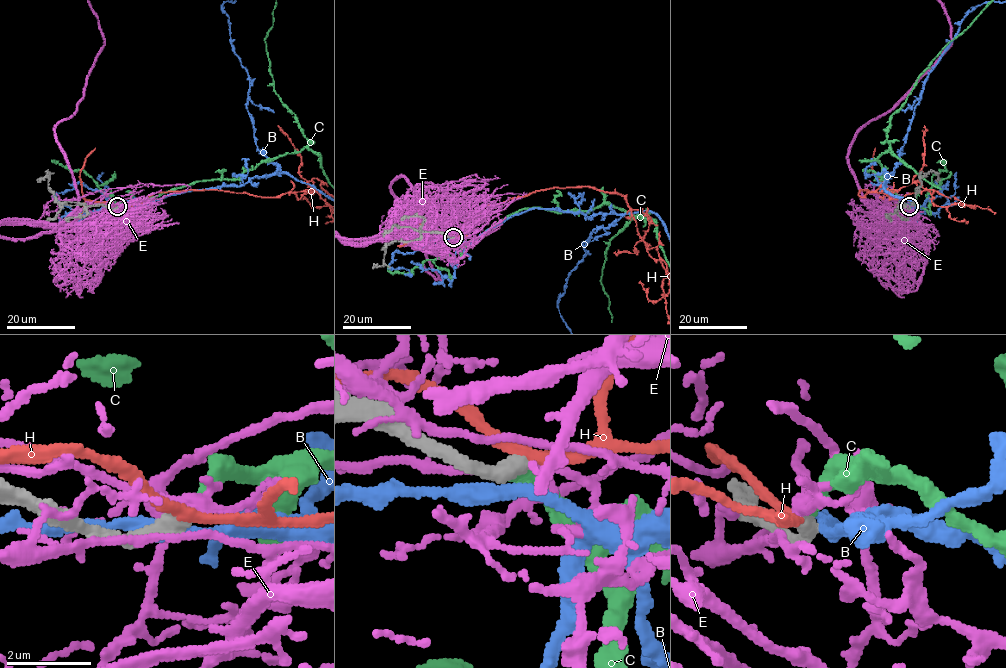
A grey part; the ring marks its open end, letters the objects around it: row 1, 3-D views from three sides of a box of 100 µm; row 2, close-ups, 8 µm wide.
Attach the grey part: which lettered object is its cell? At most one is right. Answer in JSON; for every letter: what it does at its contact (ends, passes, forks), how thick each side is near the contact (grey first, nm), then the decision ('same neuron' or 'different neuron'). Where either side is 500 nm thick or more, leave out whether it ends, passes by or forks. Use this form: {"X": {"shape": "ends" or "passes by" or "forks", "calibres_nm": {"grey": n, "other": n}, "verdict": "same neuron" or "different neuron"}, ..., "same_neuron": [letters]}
{"B": {"calibres_nm": {"grey": 500, "other": 340}, "verdict": "different neuron"}, "C": {"shape": "ends", "calibres_nm": {"grey": 440, "other": 320}, "verdict": "same neuron"}, "E": {"shape": "forks", "calibres_nm": {"grey": 440, "other": 240}, "verdict": "different neuron"}, "H": {"shape": "passes by", "calibres_nm": {"grey": 440, "other": 240}, "verdict": "different neuron"}, "same_neuron": ["C"]}

